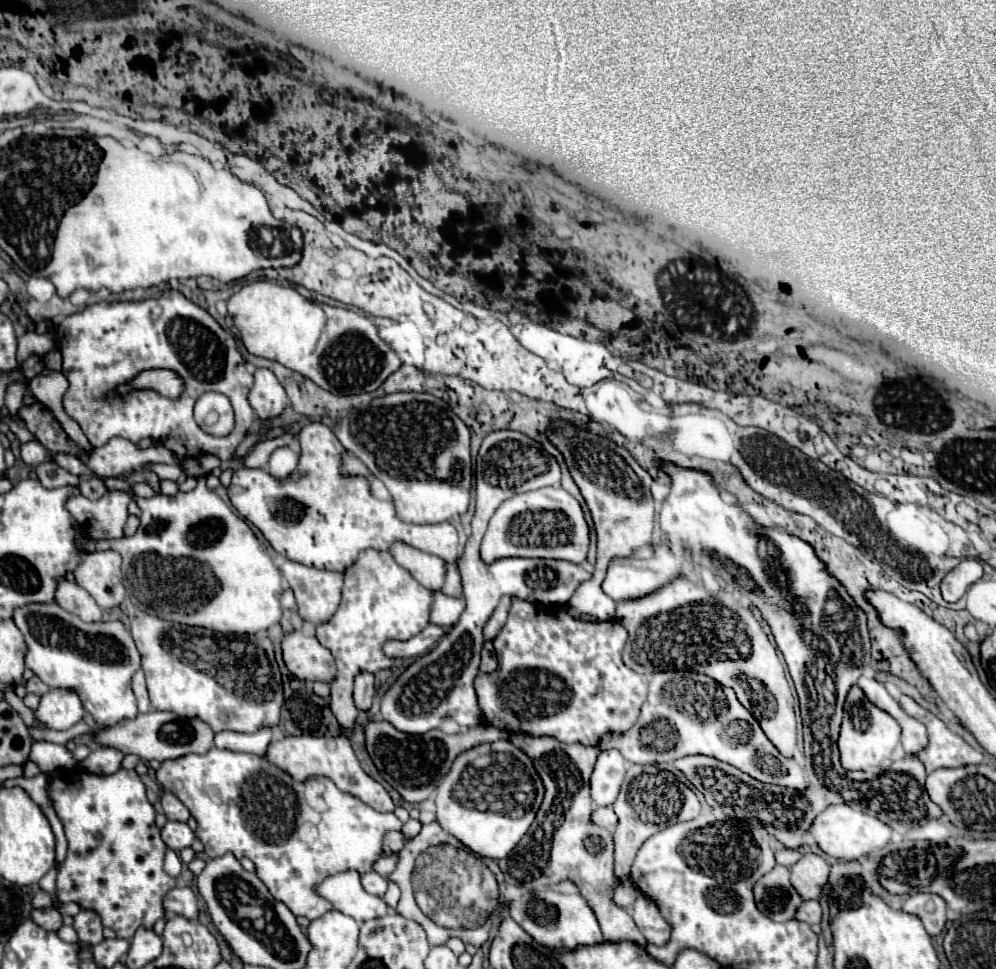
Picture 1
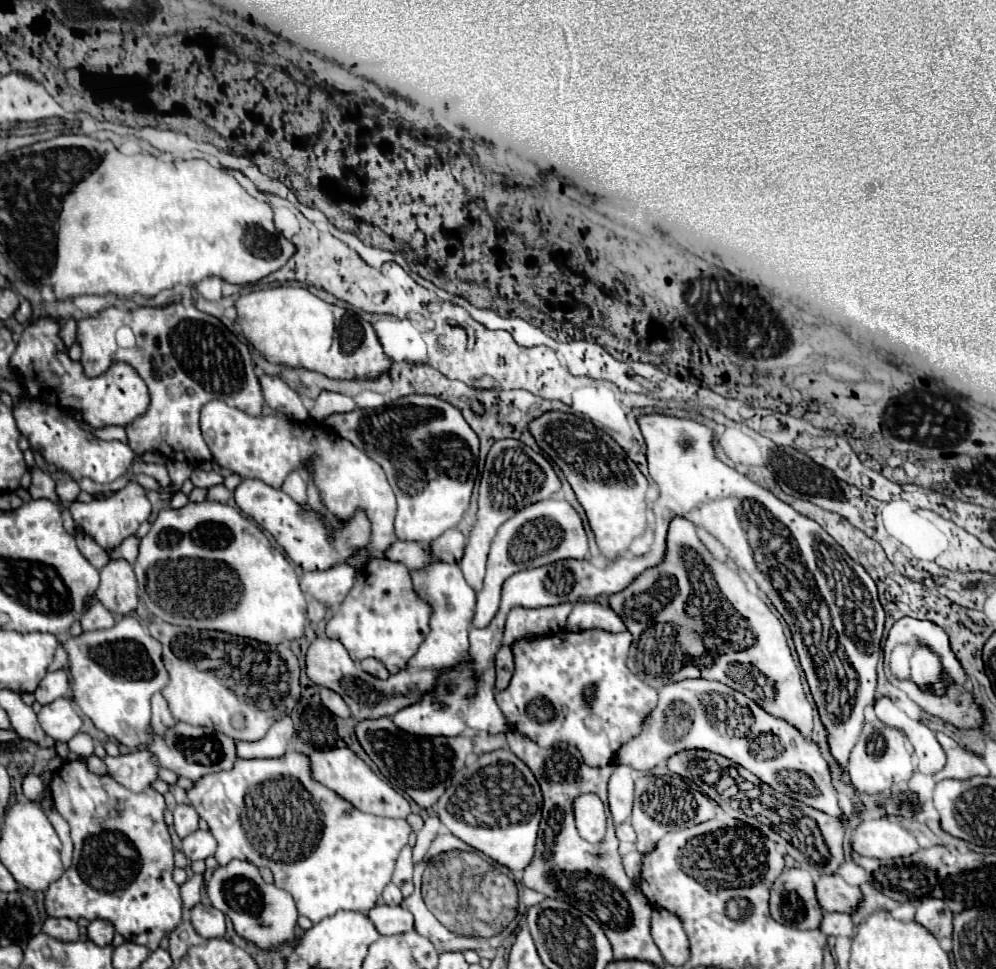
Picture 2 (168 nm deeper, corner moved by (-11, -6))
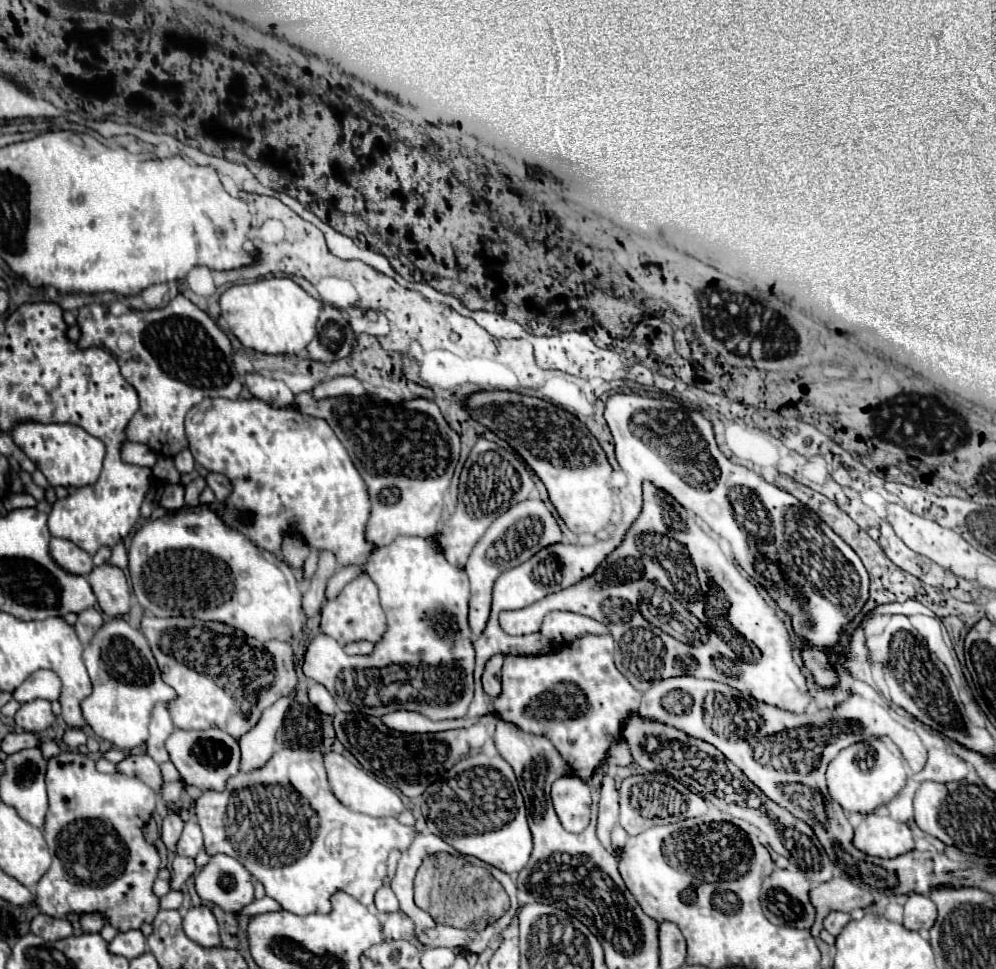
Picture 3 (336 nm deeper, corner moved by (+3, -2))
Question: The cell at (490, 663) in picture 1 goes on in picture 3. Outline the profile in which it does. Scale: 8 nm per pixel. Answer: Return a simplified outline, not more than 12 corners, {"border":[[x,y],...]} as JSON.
{"border":[[495,654],[485,664],[483,690],[489,696],[501,692],[501,666],[505,656]]}

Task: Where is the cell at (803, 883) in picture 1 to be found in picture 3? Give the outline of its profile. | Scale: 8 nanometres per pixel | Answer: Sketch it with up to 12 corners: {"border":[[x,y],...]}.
{"border":[[847,878],[813,886],[809,898],[817,910],[810,929],[815,938],[833,910],[851,912],[875,900]]}

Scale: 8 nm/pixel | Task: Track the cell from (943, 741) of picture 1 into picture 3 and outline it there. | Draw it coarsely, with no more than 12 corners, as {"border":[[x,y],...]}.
{"border":[[931,750],[919,782],[963,780],[971,766],[947,750]]}

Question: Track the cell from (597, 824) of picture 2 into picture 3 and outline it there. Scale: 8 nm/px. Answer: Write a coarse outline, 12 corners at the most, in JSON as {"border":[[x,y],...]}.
{"border":[[611,634],[509,654],[491,712],[547,736],[563,828],[591,820],[587,780],[637,712]]}

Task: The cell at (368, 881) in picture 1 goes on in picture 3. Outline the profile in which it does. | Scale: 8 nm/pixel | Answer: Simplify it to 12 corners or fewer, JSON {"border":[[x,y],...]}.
{"border":[[389,886],[375,894],[375,906],[381,914],[397,912],[399,904]]}

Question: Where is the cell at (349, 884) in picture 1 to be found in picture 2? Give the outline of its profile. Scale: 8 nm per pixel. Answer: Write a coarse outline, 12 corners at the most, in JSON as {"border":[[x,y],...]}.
{"border":[[377,906],[367,916],[383,936],[413,930],[403,906]]}

